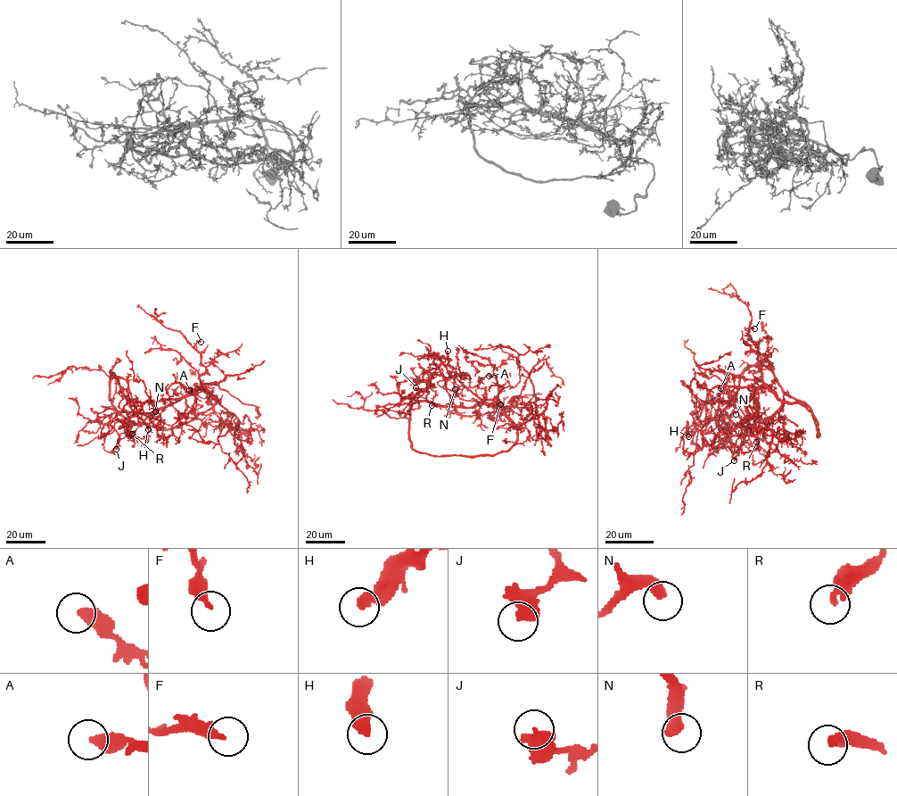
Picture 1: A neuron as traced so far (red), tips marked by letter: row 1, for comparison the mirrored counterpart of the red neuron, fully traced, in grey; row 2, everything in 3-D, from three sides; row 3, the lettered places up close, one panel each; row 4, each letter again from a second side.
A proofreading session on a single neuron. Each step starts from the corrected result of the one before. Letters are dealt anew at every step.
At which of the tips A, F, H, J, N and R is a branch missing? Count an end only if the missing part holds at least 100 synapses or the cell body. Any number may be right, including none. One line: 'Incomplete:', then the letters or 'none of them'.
Incomplete: none of them

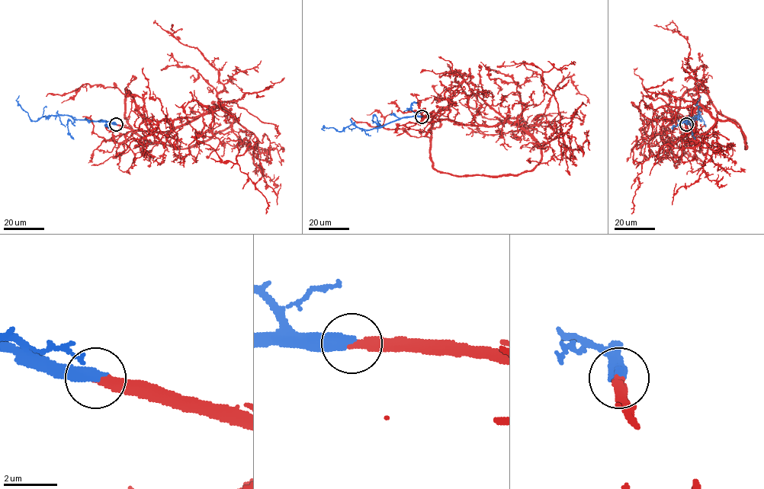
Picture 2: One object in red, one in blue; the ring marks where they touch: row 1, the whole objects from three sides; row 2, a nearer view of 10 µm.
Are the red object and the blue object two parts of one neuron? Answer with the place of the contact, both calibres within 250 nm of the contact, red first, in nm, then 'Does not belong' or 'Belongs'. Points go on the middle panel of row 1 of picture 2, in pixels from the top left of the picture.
Place: (422, 116). Thickness 320 nm (red) against 400 nm. Belongs

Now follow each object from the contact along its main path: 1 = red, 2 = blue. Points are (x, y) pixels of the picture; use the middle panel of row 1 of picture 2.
1: (422, 116), (464, 124), (512, 122), (545, 145), (562, 129), (558, 103), (542, 73), (571, 61)
2: (422, 116), (399, 117), (369, 129), (350, 124), (341, 131), (323, 127), (325, 130)

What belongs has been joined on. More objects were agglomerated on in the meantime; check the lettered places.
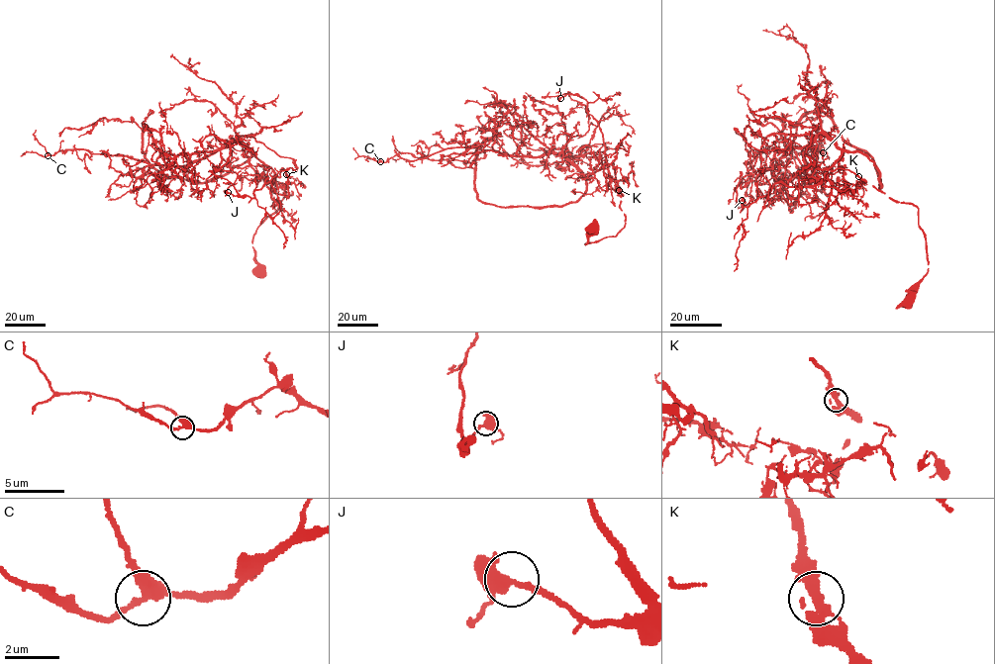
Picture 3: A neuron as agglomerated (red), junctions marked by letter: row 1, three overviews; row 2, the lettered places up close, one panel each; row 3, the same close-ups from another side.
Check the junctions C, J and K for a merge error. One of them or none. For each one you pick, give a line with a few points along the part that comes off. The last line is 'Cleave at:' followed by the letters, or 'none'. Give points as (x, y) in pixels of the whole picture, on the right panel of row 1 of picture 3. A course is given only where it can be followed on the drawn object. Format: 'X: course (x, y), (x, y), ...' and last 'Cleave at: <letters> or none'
Cleave at: none

